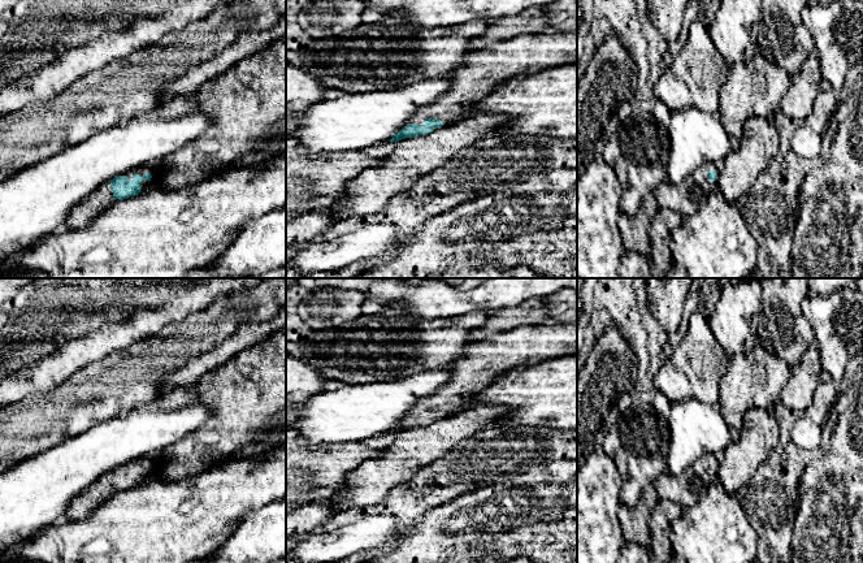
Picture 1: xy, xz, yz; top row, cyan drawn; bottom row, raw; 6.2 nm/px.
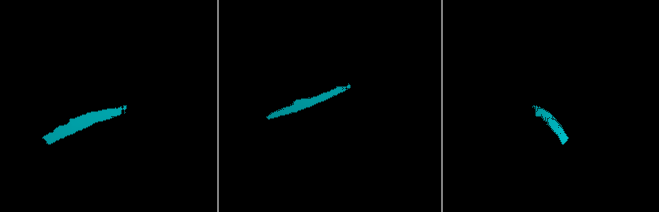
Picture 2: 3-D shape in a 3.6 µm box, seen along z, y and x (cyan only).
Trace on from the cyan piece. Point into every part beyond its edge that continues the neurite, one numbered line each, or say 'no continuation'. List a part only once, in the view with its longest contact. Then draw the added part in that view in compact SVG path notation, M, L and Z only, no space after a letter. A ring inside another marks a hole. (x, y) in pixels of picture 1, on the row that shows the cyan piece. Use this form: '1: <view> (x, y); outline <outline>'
1: xy (151, 168); outline M149 163L149 164L142 165L142 166L133 169L122 176L127 177L131 181L135 174L140 174L142 177L144 177L146 173L149 173L152 176L152 178L149 182L147 179L142 181L140 192L143 192L143 191L156 186L155 177L160 173L160 168L157 166L156 163Z

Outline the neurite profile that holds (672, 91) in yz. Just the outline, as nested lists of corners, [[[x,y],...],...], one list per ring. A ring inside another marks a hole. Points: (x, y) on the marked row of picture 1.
[[[690,23],[682,51],[651,86],[650,94],[668,109],[694,105],[704,113],[717,113],[719,91],[729,74],[729,65],[717,52],[707,26]]]

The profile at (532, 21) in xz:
[[[534,7],[513,17],[490,21],[486,31],[469,42],[469,51],[478,51],[495,42],[519,35],[547,33],[546,7]]]

